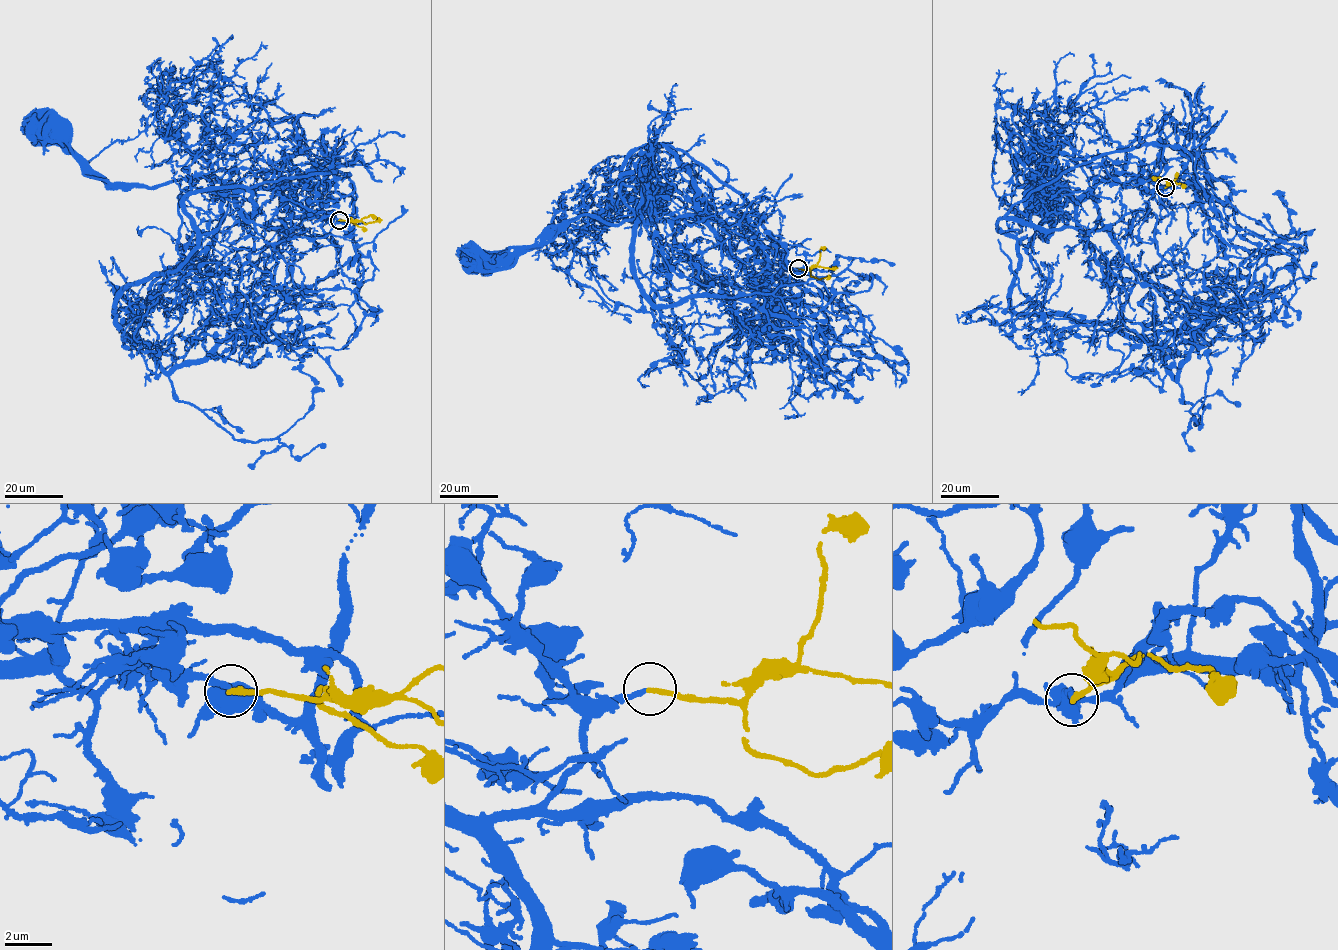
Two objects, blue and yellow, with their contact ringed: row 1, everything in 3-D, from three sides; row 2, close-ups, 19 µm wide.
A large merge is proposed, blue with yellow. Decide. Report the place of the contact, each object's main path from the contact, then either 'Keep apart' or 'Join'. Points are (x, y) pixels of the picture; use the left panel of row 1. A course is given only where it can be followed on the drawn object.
Place: (339, 220). Course of blue: (339, 219), (298, 206), (279, 180), (249, 189), (202, 175), (152, 187), (113, 185), (44, 126). Course of yellow: (339, 220), (361, 220), (371, 214), (376, 218). Keep apart

